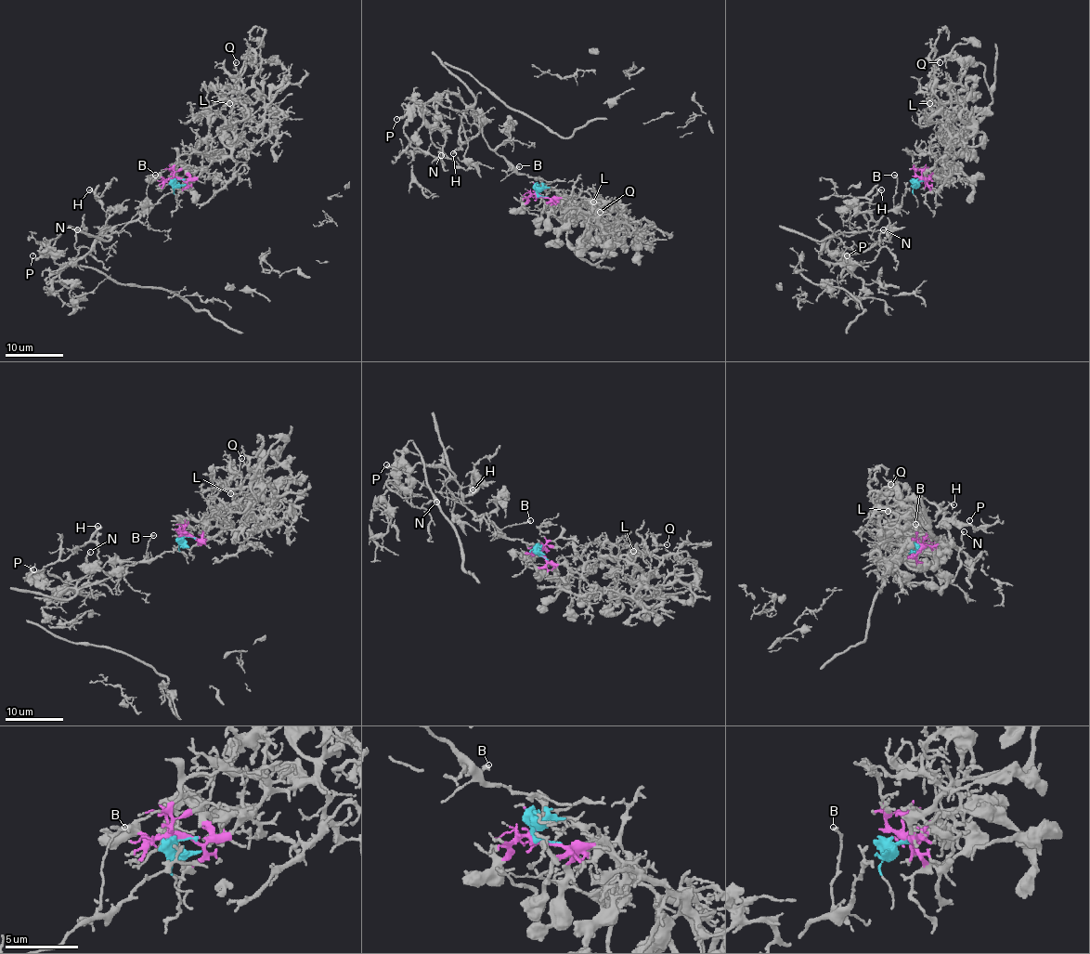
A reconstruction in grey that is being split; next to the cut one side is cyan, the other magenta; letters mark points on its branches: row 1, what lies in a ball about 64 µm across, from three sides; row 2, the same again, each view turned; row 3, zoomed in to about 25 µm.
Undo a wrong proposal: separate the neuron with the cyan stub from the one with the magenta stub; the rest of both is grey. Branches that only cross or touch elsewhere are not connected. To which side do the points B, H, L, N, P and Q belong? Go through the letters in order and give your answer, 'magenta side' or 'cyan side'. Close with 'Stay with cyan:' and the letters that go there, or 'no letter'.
B: cyan side
H: cyan side
L: magenta side
N: cyan side
P: cyan side
Q: magenta side
Stay with cyan: B, H, N, P

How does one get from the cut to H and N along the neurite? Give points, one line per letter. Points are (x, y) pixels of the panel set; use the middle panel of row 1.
H: (540, 196), (540, 178), (521, 175), (487, 144), (472, 108), (461, 119), (469, 139), (473, 137), (452, 154)
N: (540, 196), (542, 180), (512, 167), (487, 144), (478, 115), (446, 92), (431, 134), (441, 155)

